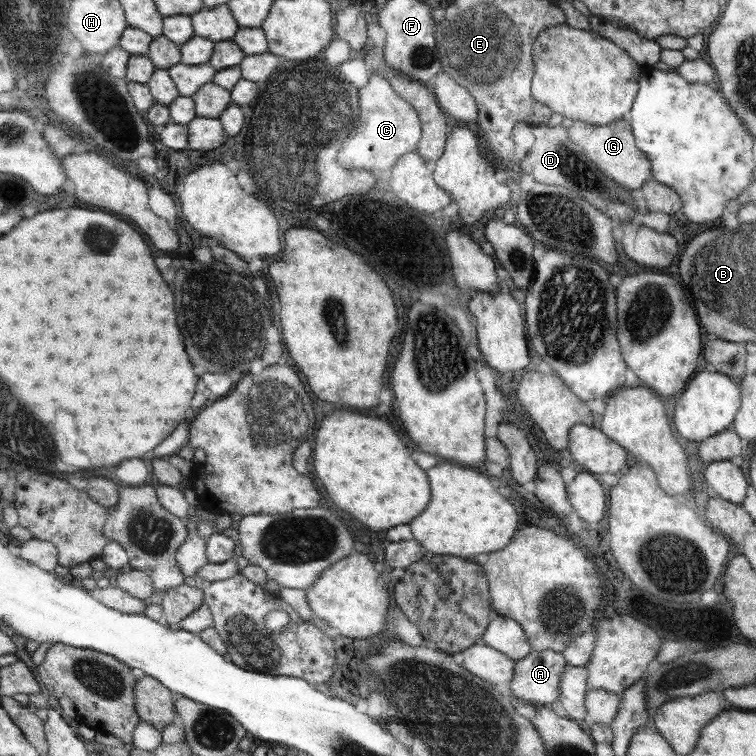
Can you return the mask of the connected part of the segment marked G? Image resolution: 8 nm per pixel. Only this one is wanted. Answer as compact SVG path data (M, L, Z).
M622 118L616 123L610 123L604 126L596 126L584 121L574 121L569 127L570 140L576 142L582 150L586 152L586 156L597 164L602 172L606 173L616 183L622 187L632 191L642 188L646 179L653 176L653 163L646 156L645 152L634 144L633 124L628 118Z

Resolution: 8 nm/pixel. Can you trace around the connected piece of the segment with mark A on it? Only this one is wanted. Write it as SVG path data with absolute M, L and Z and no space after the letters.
M534 651L522 660L515 661L514 676L512 681L506 688L506 692L510 693L520 700L526 700L534 705L552 704L561 698L561 676L568 667L566 658L561 652L554 651Z

